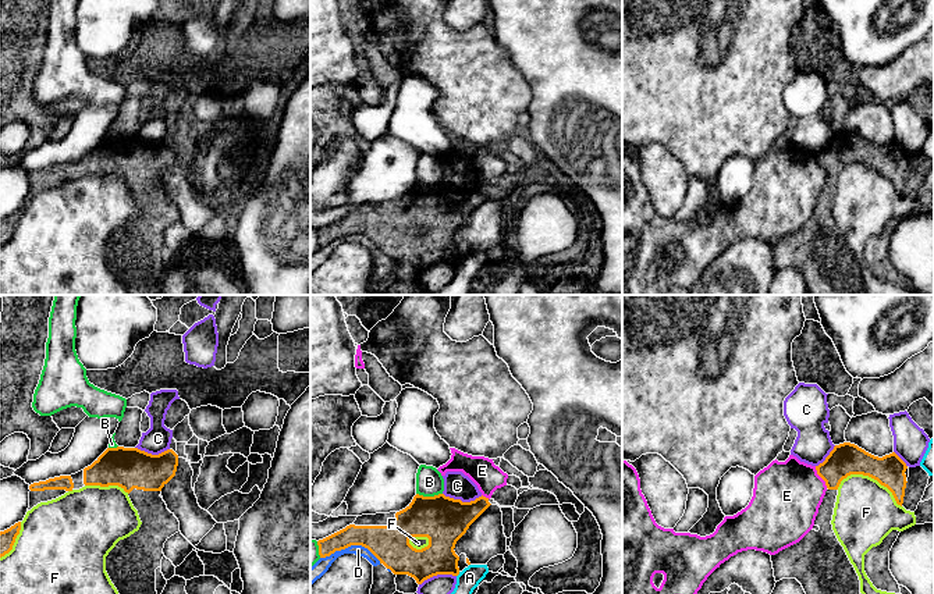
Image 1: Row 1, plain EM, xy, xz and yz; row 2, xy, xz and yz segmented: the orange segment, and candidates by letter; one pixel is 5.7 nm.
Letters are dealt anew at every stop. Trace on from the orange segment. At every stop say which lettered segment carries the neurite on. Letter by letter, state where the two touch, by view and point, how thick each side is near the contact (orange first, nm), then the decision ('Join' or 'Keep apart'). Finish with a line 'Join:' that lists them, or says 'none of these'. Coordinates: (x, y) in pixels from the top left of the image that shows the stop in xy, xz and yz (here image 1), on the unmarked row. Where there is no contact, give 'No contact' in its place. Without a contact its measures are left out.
A: Touches orange at xz (458, 262). Thickness 190 nm (orange) against 170 nm. Keep apart
B: Touches orange at xz (429, 185). Thickness 280 nm (orange) against 160 nm. Keep apart
C: Touches orange at xz (461, 189). Thickness 280 nm (orange) against 150 nm. Keep apart
D: Touches orange at xz (351, 233). Thickness 220 nm (orange) against 80 nm. Keep apart
E: Touches orange at yz (820, 164). Thickness 190 nm (orange) against 400 nm. Keep apart
F: Touches orange at yz (870, 164). Thickness 190 nm (orange) against 360 nm. Keep apart
Join: none of these

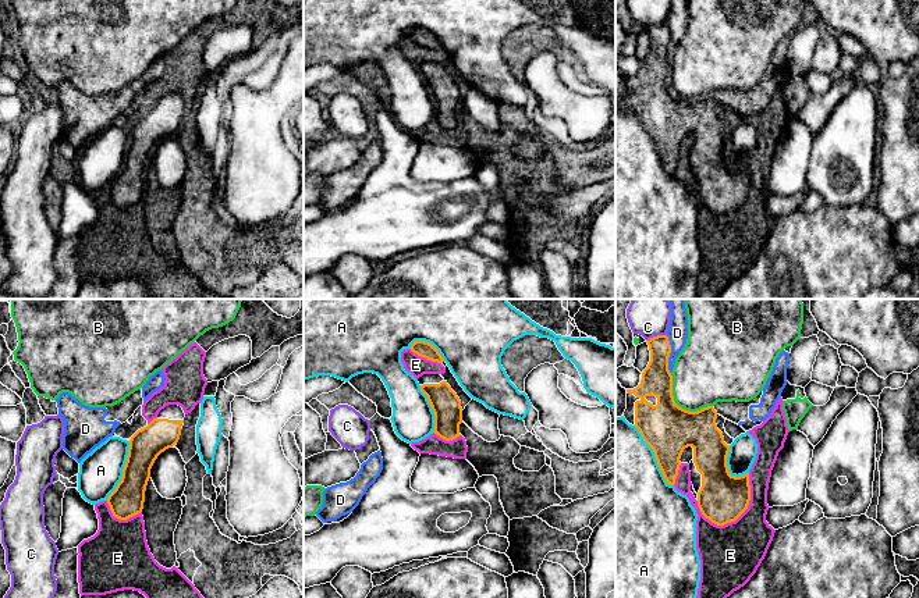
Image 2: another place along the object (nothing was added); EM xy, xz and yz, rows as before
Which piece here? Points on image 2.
A: Touches orange at yz (655, 143). Thickness 300 nm (orange) against 500 nm. Keep apart
B: Touches orange at yz (678, 95). Thickness 300 nm (orange) against 360 nm. Keep apart
C: Touches orange at yz (657, 24). Thickness 180 nm (orange) against 150 nm. Keep apart
D: Touches orange at yz (669, 43). Thickness 180 nm (orange) against 120 nm. Keep apart
E: Touches orange at yz (741, 202). Thickness 280 nm (orange) against 360 nm. Keep apart
Join: none of these

